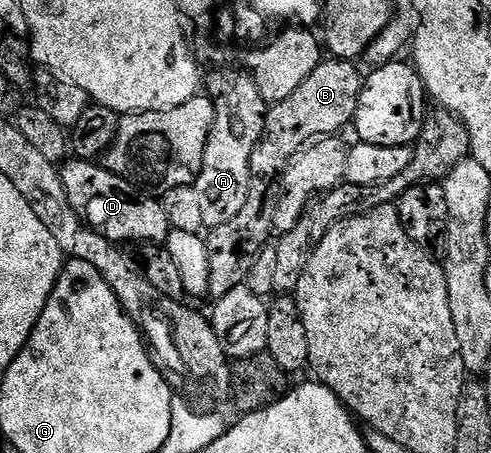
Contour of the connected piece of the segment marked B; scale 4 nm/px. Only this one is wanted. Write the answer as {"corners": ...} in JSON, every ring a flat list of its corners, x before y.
{"corners":[[324,58,323,62,317,65,317,69,313,69,313,73,309,73,309,77,305,77,305,82,290,97,285,97,285,101,274,104,268,110,263,136,259,138,259,143,255,146,255,152,251,158,251,177,256,184,267,183,270,179,278,180,284,169,287,168,288,161,302,147,314,143,316,139,338,136,339,130,346,123,348,126,354,120,359,104,359,94,363,88,363,79,355,67,358,66,349,59]]}

